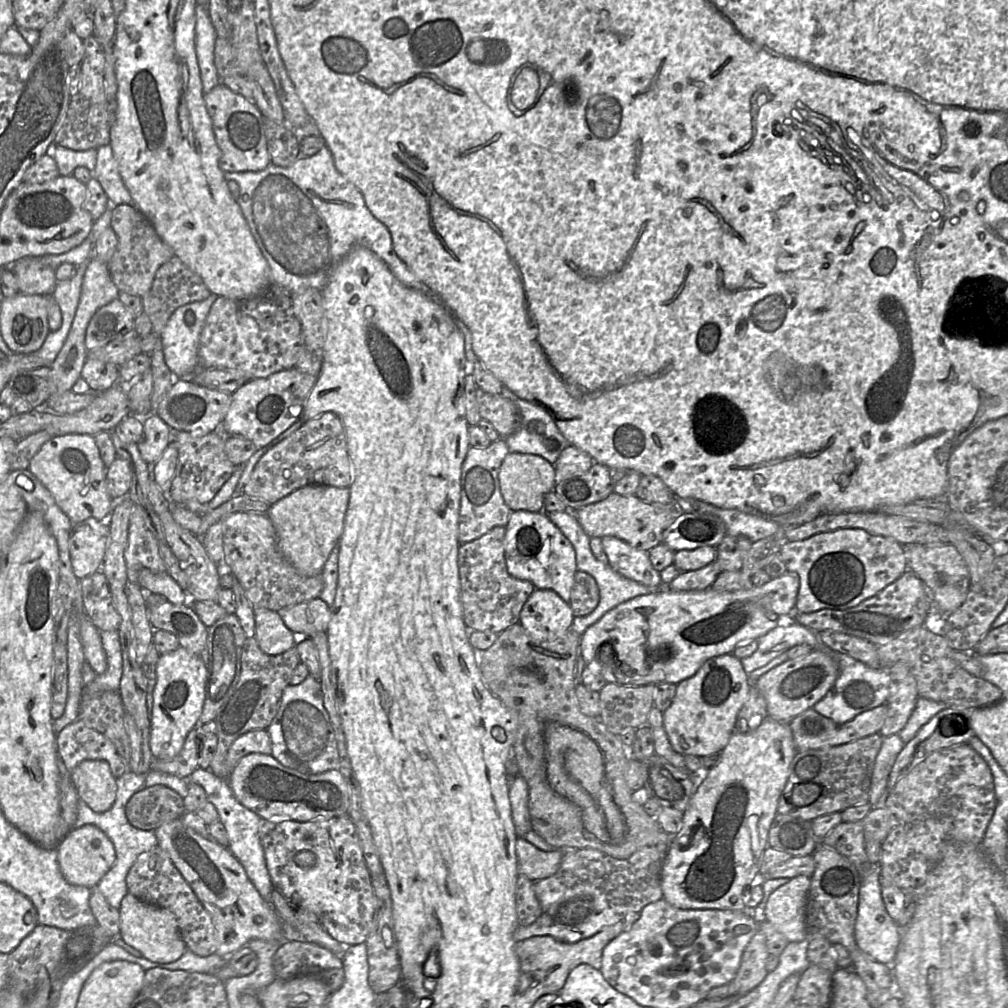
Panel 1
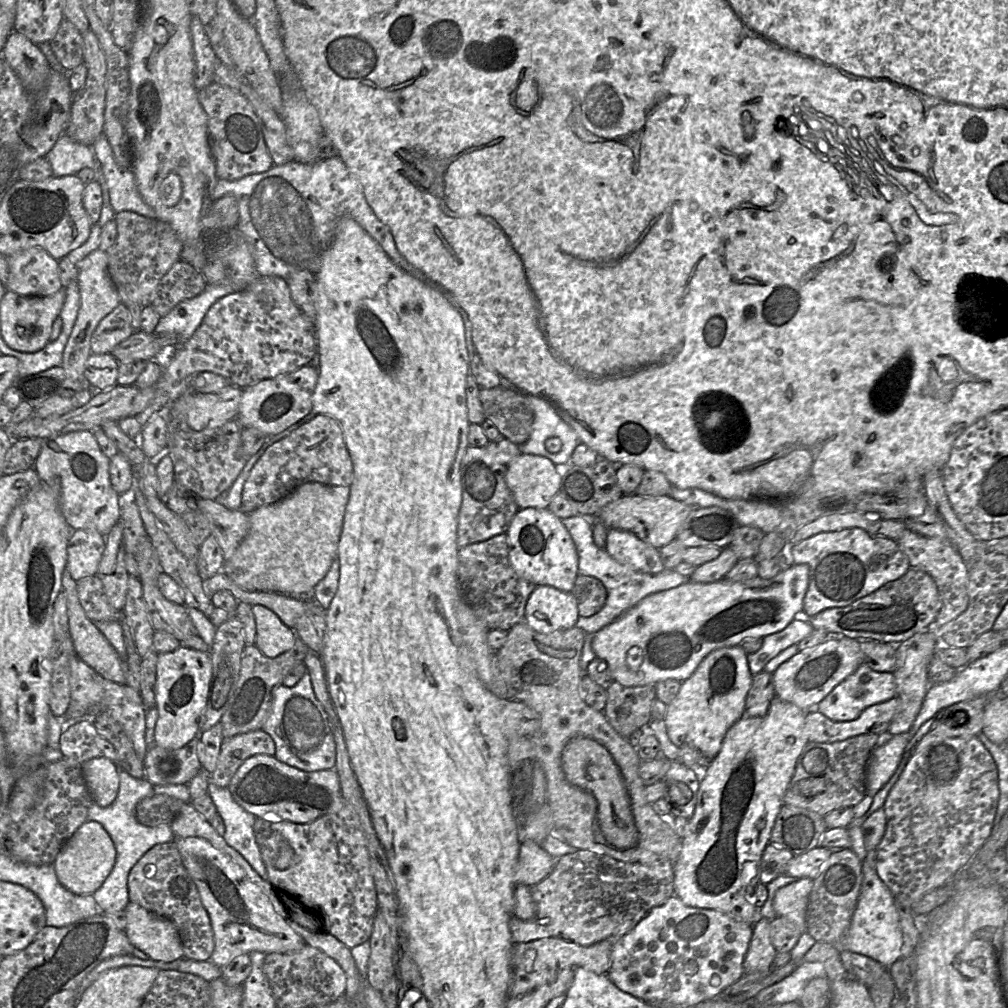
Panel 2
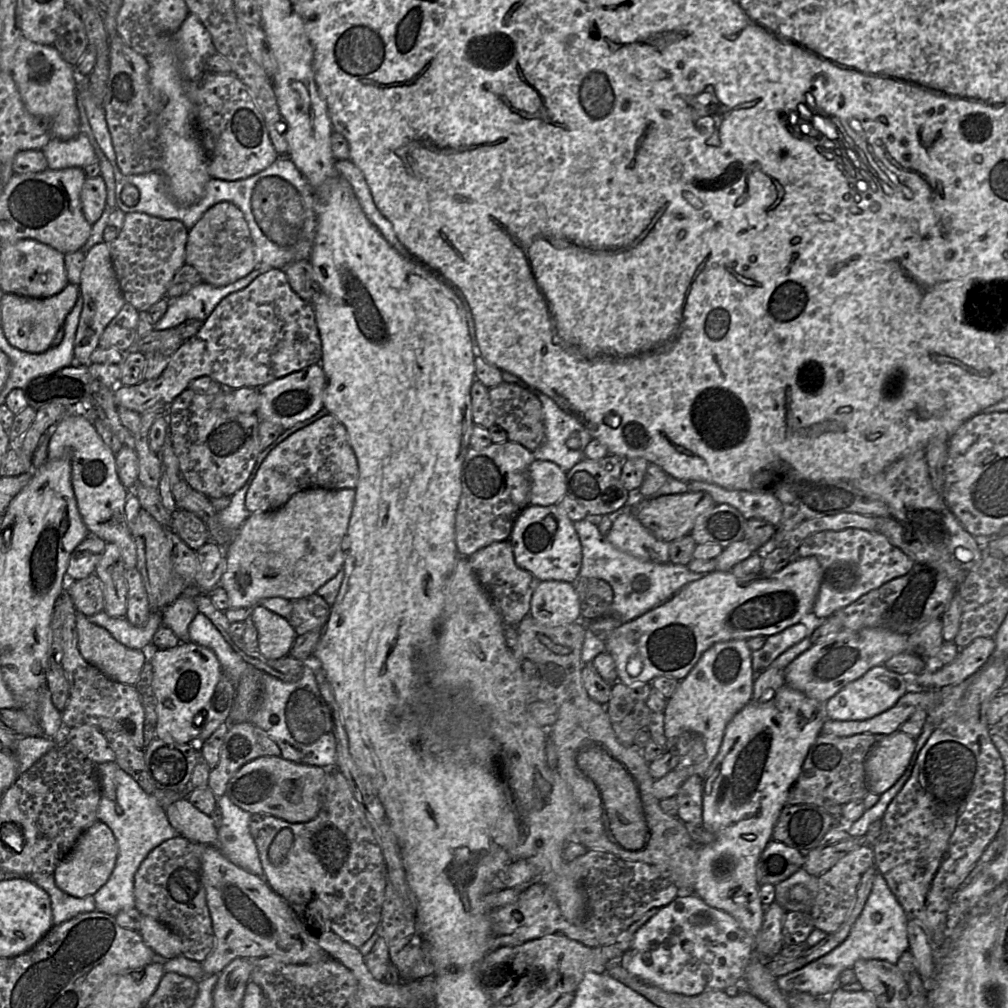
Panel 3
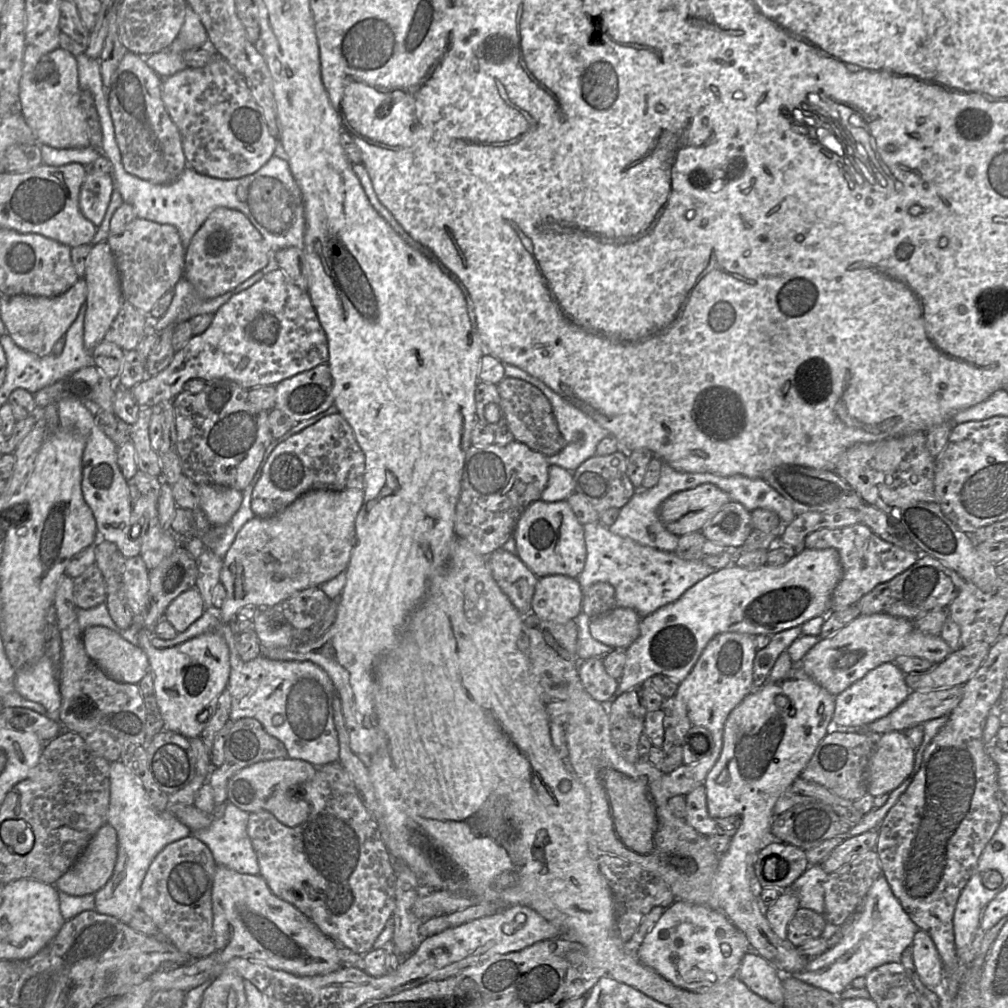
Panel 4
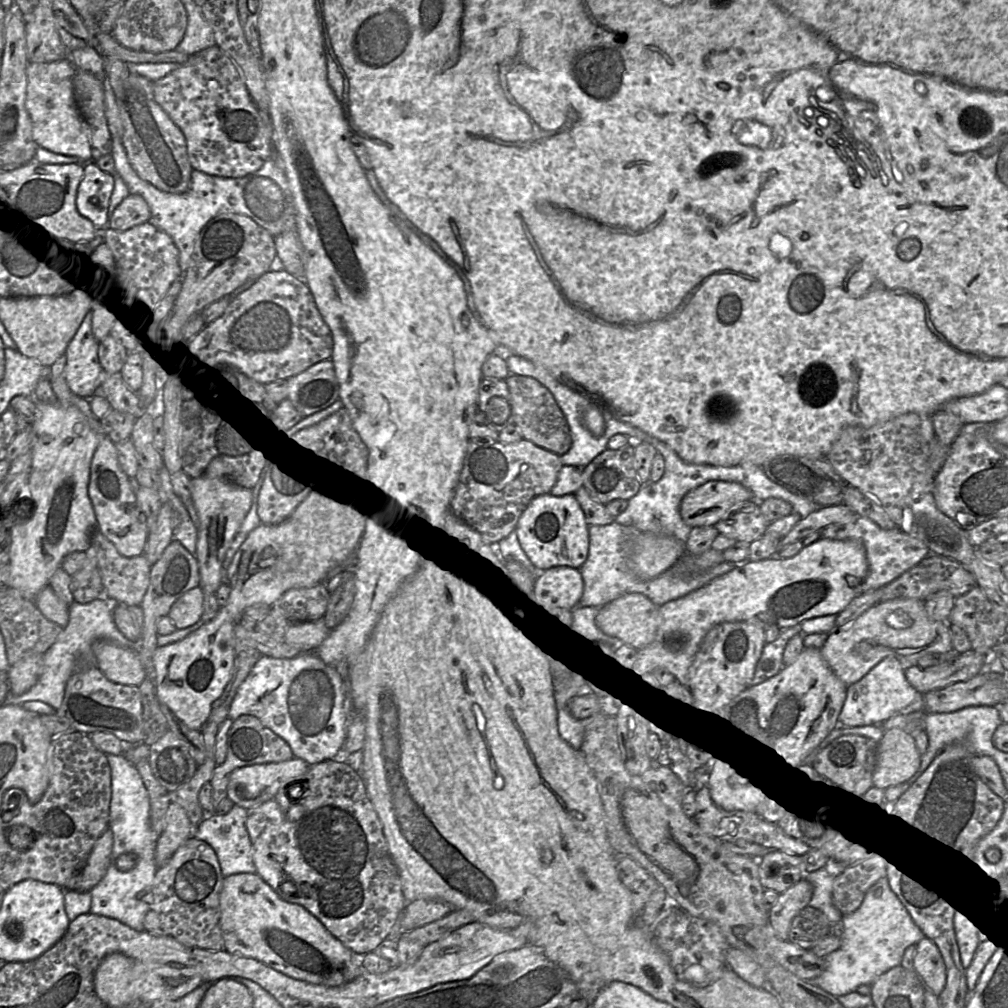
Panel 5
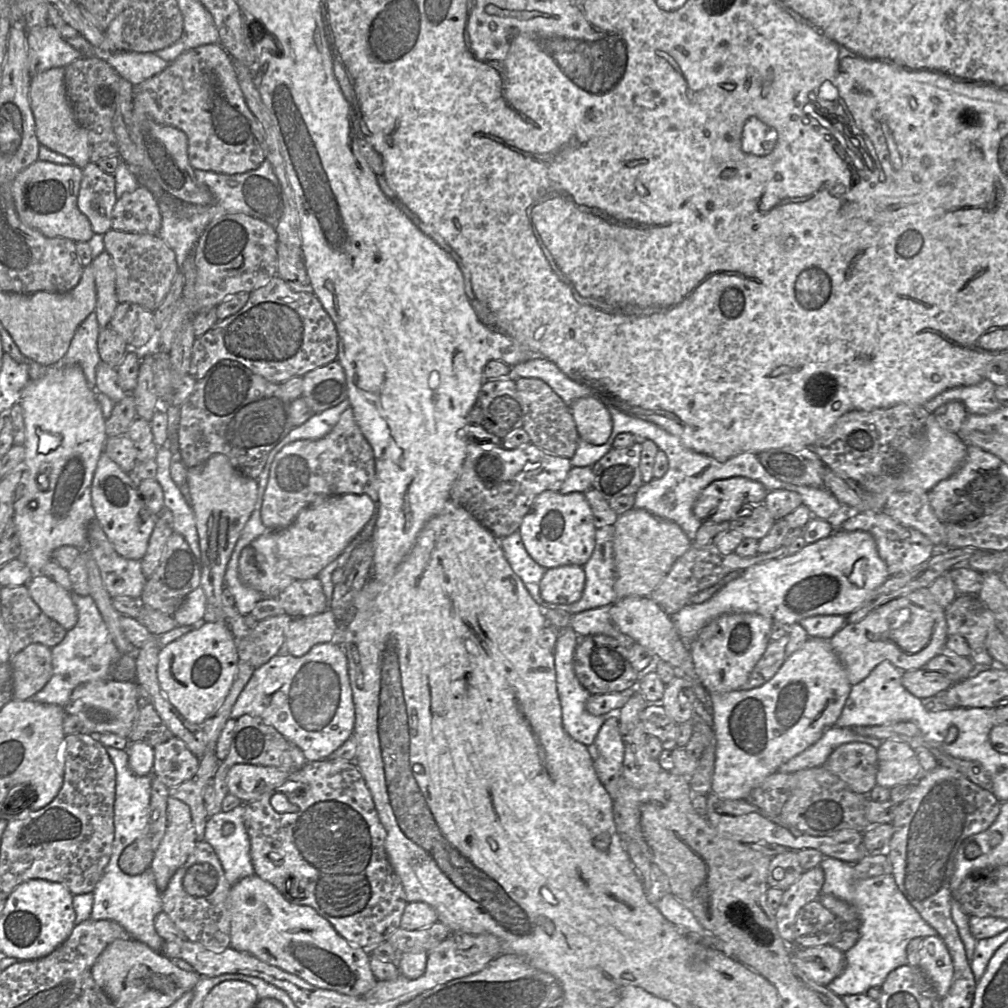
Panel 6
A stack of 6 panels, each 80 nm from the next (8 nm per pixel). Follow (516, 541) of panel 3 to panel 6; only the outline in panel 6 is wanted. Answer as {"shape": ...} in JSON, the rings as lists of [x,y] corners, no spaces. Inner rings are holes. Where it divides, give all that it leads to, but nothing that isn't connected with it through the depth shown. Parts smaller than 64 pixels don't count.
{"shape":[[[550,490],[542,492],[534,500],[518,531],[527,553],[545,569],[563,565],[583,567],[595,547],[596,527],[592,510],[584,493],[581,492],[570,494]]]}

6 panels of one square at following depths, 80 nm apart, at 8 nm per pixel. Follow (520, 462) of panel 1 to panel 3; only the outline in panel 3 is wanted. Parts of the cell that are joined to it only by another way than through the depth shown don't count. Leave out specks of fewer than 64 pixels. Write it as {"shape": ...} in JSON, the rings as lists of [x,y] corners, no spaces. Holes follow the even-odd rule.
{"shape":[[[533,461],[529,478],[531,505],[551,506],[567,494],[566,472],[552,461]]]}

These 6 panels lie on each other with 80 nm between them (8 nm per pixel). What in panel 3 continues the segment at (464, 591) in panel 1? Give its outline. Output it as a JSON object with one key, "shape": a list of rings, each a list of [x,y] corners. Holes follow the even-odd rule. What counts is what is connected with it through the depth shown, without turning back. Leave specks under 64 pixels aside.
{"shape":[[[494,542],[466,558],[505,626],[517,626],[530,612],[531,598],[539,580],[516,564],[511,542]]]}

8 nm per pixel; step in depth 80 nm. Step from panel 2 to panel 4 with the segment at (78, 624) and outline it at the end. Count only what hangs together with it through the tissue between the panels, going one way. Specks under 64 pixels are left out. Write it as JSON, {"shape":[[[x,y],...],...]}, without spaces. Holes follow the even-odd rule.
{"shape":[[[107,627],[86,628],[82,632],[82,642],[89,658],[118,682],[138,684],[150,670],[144,650]]]}

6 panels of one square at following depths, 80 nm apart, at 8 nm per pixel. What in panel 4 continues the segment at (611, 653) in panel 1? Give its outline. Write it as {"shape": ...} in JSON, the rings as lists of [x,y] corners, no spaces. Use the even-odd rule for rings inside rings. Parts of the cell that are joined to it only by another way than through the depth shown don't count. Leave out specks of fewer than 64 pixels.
{"shape":[[[833,548],[827,549],[803,549],[800,551],[793,559],[781,566],[770,566],[765,564],[757,569],[746,569],[736,565],[730,565],[725,568],[721,568],[699,581],[697,584],[689,588],[678,600],[669,603],[655,612],[645,616],[640,621],[640,634],[639,637],[627,648],[625,649],[626,653],[626,662],[623,670],[623,674],[619,679],[618,689],[615,693],[615,696],[618,696],[626,691],[629,691],[638,686],[642,686],[646,682],[650,682],[650,680],[659,674],[665,675],[672,679],[673,681],[680,684],[684,681],[687,676],[692,671],[693,667],[697,663],[700,658],[703,650],[707,646],[707,644],[716,636],[725,632],[736,632],[749,634],[752,636],[757,635],[775,635],[784,630],[801,626],[806,621],[818,617],[818,616],[827,616],[830,612],[830,601],[832,597],[832,593],[841,580],[842,577],[842,567],[840,563],[840,558],[838,552]]]}

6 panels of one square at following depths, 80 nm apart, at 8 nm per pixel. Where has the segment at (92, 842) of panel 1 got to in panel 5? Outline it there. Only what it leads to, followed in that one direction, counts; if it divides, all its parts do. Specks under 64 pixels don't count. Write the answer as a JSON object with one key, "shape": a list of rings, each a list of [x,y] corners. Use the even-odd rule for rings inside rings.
{"shape":[[[107,828],[96,840],[84,868],[74,878],[71,890],[87,892],[101,881],[111,861],[112,847],[113,833]]]}

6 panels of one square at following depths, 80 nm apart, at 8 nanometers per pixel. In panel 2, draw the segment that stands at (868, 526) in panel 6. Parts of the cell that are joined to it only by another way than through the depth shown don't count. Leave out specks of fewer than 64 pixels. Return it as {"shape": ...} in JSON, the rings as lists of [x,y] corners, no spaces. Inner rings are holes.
{"shape":[[[858,527],[816,534],[789,546],[786,554],[792,565],[806,565],[809,569],[802,610],[805,618],[811,618],[829,608],[849,606],[900,578],[910,568],[908,558],[897,541],[871,535]]]}

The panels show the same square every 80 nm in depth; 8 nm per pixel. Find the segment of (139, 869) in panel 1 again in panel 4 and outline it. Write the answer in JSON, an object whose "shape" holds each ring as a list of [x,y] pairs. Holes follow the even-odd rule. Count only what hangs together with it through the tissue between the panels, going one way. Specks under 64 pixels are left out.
{"shape":[[[193,835],[167,844],[153,859],[140,888],[140,909],[152,918],[159,932],[192,960],[215,950],[212,887],[217,863],[208,846]]]}

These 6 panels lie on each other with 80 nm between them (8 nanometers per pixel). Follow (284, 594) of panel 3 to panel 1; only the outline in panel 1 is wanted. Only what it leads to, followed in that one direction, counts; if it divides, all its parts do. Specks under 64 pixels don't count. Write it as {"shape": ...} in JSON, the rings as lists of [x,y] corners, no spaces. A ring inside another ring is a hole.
{"shape":[[[309,484],[280,499],[267,510],[281,554],[300,574],[309,577],[321,575],[330,553],[339,544],[349,498],[349,487]]]}

